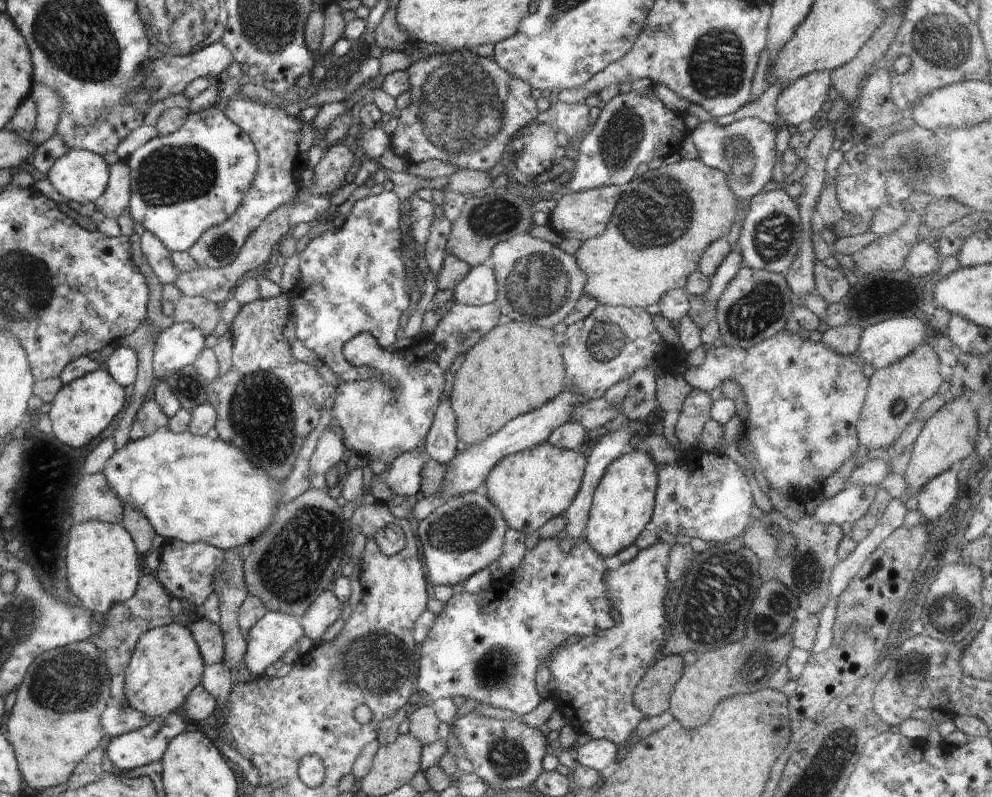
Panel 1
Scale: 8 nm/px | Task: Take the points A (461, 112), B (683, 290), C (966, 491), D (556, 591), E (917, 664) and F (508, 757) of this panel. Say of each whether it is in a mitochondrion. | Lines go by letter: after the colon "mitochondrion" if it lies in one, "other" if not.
A: mitochondrion
B: other
C: other
D: other
E: mitochondrion
F: mitochondrion

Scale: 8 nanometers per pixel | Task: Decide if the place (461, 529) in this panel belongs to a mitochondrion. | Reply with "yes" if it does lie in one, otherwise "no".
yes

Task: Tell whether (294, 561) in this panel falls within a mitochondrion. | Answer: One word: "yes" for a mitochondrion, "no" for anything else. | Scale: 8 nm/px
yes

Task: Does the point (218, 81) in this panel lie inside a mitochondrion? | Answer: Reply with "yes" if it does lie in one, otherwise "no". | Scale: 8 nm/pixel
no

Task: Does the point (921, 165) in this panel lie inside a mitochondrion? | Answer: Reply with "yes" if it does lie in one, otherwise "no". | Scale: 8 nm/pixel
yes

